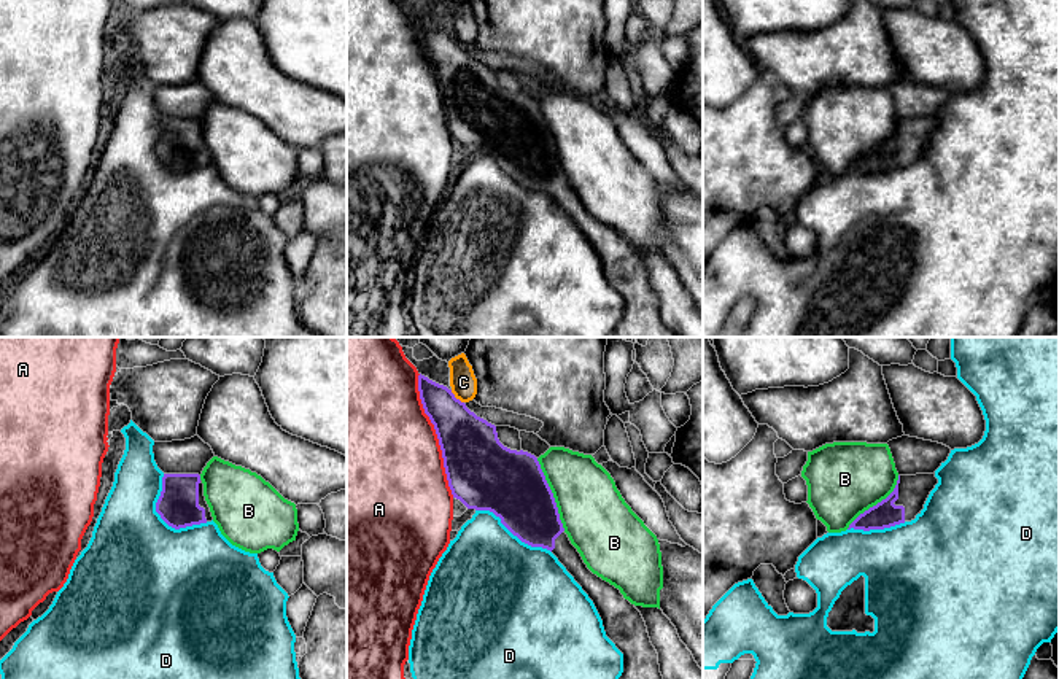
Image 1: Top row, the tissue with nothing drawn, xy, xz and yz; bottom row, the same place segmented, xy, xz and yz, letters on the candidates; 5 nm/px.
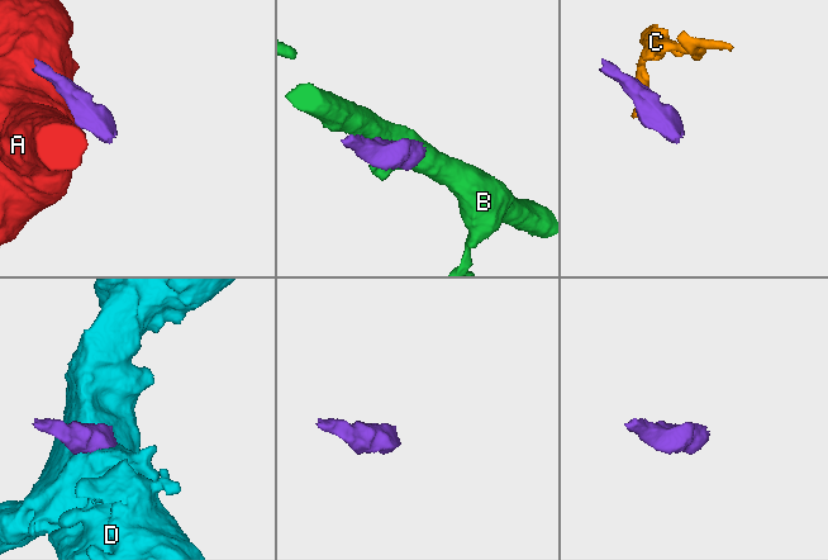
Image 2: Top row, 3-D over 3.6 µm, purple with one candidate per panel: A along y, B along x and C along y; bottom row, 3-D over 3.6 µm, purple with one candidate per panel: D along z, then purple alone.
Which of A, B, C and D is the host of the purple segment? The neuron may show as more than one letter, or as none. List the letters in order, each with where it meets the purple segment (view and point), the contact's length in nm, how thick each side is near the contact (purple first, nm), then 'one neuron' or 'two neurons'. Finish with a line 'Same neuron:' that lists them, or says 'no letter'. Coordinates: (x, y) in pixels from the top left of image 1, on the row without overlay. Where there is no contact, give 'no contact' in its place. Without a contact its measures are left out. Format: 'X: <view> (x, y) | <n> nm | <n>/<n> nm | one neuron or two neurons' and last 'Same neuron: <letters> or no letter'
A: xz (438, 80) | 650 nm | 320/500 nm | two neurons
B: xz (552, 139) | 400 nm | 340/340 nm | two neurons
C: xz (455, 42) | 100 nm | 300/140 nm | two neurons
D: xy (162, 162) | 340 nm | 200/480 nm | two neurons
Same neuron: no letter

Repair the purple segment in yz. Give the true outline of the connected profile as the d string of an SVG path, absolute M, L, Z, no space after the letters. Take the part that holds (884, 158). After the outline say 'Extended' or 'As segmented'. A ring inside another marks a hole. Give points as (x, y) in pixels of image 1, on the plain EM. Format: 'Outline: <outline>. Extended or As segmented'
Outline: M935 118L898 119L894 135L860 157L848 173L884 173L914 164L937 127Z. Extended

